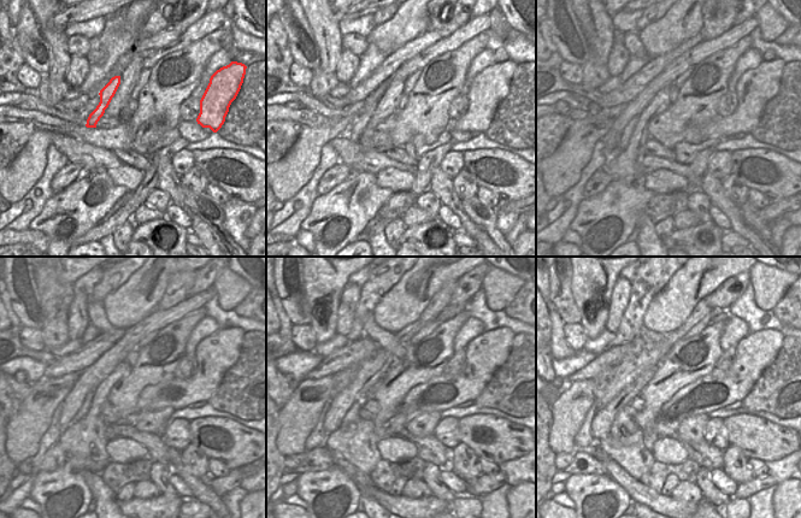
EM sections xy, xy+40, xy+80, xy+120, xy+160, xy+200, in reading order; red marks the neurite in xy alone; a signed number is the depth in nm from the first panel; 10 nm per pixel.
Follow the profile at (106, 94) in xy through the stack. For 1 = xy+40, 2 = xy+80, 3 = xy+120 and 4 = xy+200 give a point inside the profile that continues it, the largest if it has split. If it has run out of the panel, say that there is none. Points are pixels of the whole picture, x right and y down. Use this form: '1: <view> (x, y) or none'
1: xy+40 (358, 128)
2: xy+80 (626, 134)
3: xy+120 (82, 413)
4: xy+200 (624, 430)

